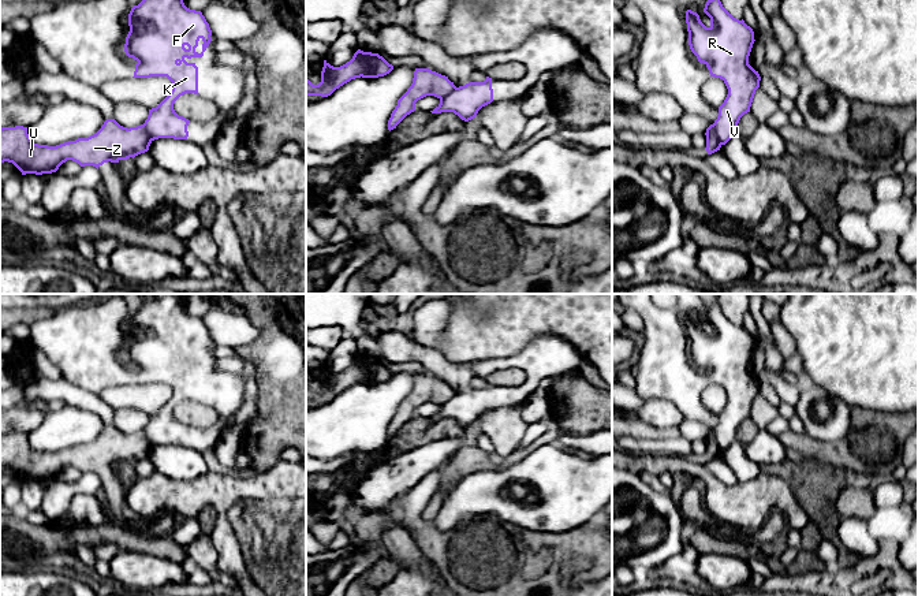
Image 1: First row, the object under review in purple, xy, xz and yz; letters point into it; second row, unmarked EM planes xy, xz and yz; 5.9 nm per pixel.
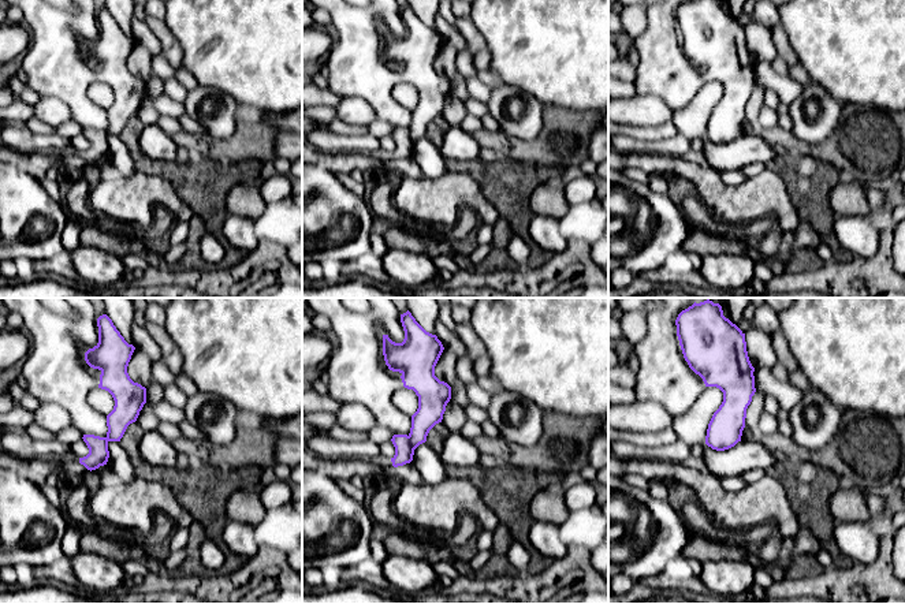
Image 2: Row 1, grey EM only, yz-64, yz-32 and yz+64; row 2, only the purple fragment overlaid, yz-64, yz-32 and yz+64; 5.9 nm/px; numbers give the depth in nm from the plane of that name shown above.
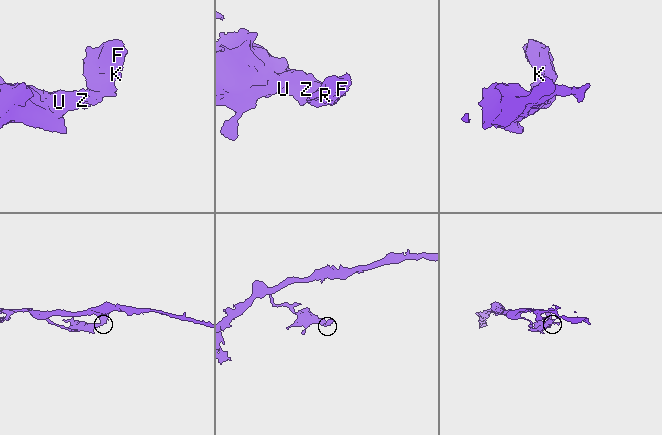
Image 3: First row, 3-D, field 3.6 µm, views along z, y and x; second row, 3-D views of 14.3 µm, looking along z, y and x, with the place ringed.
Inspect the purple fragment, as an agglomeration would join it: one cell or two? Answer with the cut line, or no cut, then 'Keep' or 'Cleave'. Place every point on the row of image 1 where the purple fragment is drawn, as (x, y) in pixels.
Split along yz (712, 125), (721, 144). Cleave

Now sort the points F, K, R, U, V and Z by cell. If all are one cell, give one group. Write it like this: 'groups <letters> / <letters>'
groups F K R V / U Z

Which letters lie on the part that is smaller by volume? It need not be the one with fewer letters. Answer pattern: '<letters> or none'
F, K, R, V

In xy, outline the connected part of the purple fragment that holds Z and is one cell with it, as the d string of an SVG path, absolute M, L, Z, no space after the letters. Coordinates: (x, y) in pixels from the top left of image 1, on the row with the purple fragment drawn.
M107 119L101 128L87 137L56 146L38 145L31 141L27 127L0 128L0 164L12 163L22 175L52 174L67 160L81 167L98 170L104 163L119 163L149 150L152 139L145 126L123 127L115 119Z

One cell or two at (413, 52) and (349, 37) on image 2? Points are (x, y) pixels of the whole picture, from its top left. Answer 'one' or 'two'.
one

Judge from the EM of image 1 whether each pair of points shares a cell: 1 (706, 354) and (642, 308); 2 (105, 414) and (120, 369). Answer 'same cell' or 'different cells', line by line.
1: same cell
2: different cells

